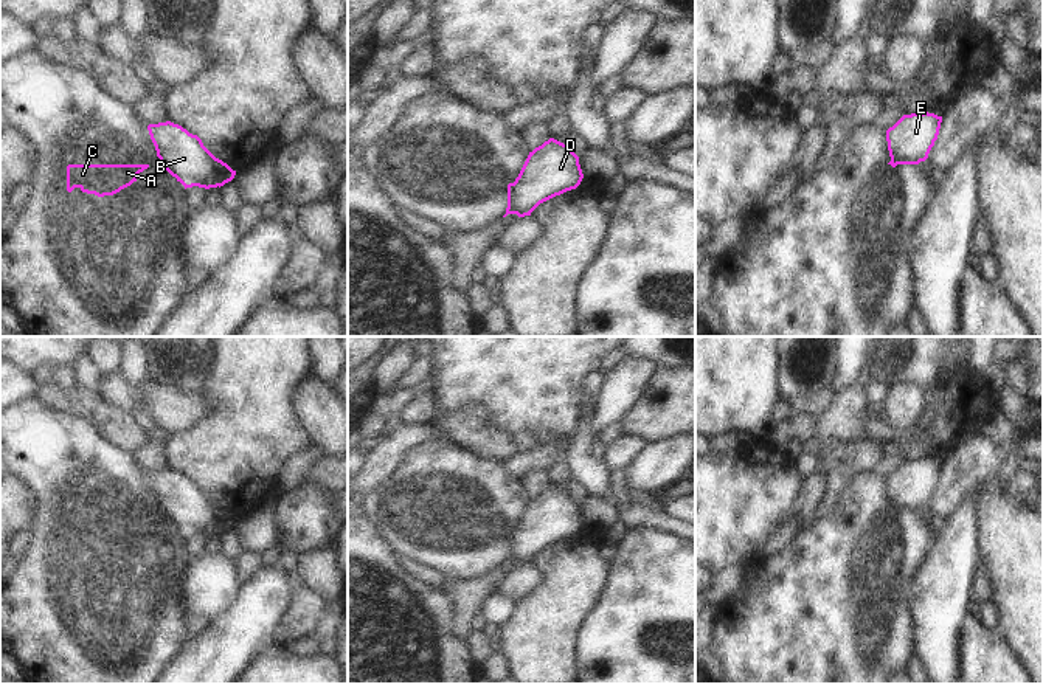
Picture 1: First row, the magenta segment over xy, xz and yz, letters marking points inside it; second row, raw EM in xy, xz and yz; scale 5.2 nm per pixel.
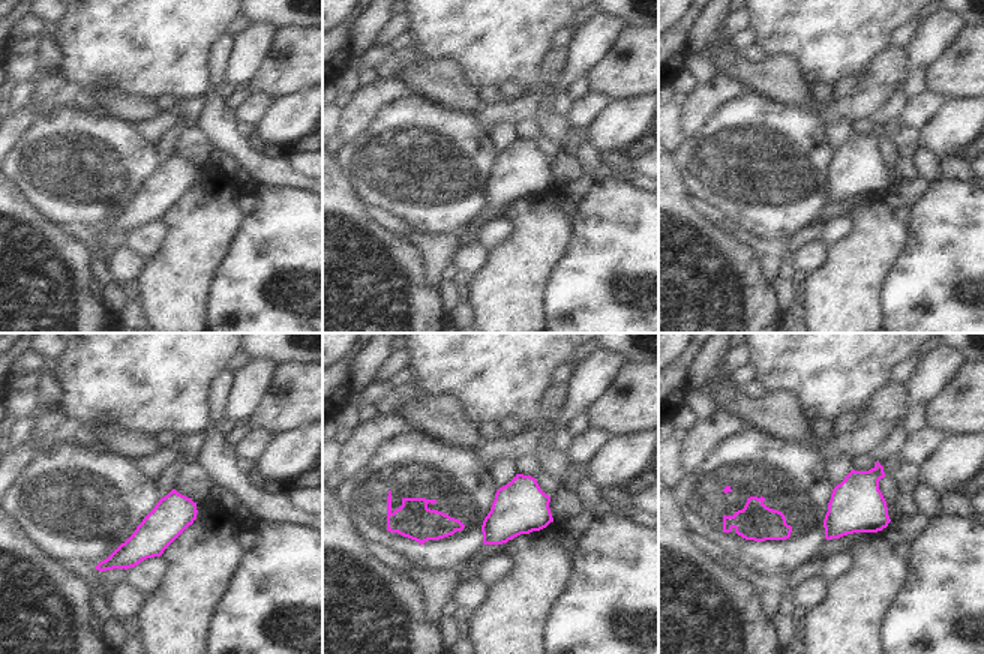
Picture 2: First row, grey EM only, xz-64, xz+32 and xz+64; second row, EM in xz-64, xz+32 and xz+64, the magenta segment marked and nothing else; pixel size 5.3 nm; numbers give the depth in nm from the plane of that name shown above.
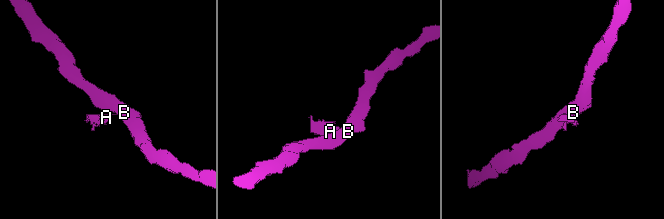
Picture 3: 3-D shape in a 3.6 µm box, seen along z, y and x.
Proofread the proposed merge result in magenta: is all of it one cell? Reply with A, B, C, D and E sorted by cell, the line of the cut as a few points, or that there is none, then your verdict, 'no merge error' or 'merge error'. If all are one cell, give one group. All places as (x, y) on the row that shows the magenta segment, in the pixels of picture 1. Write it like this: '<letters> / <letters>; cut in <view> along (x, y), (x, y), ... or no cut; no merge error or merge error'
A C / B D E; cut in xz along (512, 183), (508, 190); merge error

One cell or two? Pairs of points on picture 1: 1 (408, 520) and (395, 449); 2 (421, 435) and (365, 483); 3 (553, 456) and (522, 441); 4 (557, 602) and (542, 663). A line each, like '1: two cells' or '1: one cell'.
1: two cells
2: one cell
3: two cells
4: one cell

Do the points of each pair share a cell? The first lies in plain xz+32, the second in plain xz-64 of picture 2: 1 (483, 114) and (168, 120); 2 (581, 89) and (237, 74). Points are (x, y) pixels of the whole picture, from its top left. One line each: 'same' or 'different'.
1: same
2: different

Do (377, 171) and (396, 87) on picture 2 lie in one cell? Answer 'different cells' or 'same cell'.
different cells

